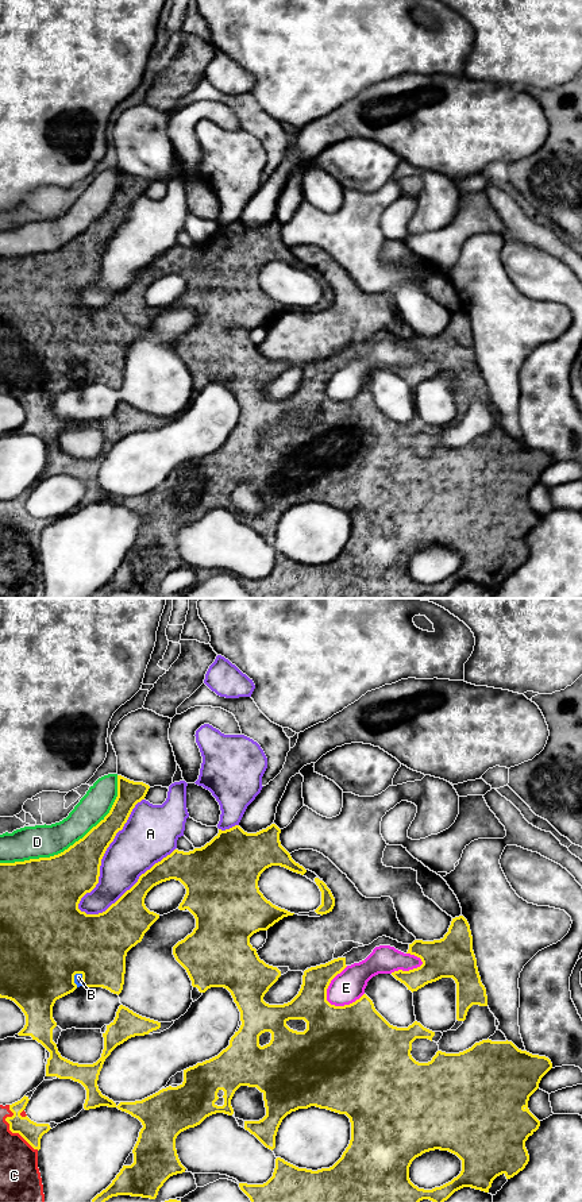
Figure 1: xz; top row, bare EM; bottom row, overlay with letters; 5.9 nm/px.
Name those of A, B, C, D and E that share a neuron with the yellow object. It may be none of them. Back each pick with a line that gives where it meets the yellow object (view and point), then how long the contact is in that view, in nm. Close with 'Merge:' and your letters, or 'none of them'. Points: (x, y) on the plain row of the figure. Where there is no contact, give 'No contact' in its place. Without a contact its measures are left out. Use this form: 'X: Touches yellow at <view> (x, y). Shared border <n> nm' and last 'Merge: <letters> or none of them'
Merge: none of them

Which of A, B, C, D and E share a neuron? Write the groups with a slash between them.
A B C D E

